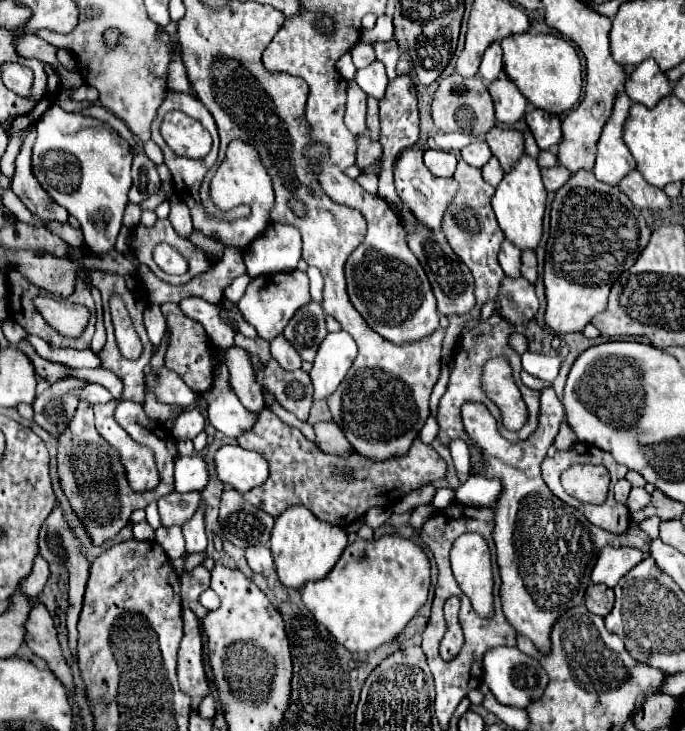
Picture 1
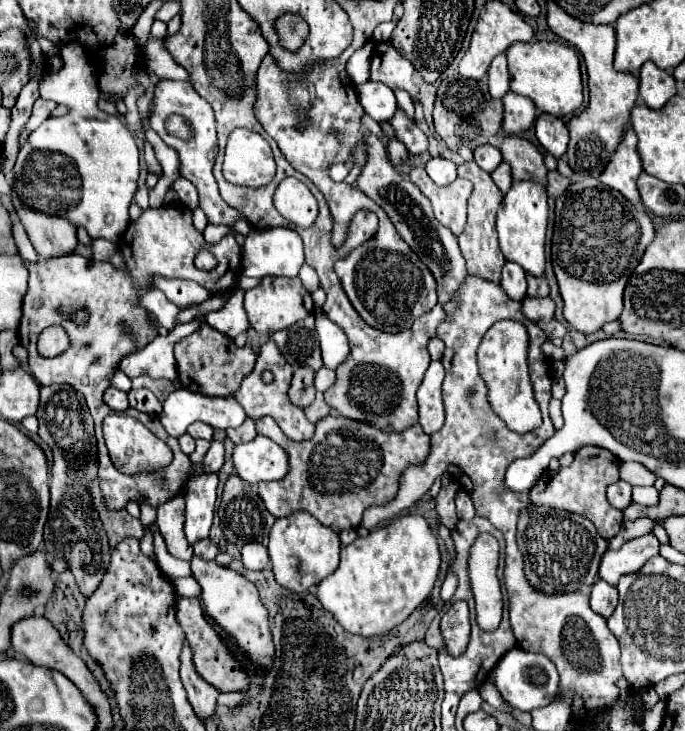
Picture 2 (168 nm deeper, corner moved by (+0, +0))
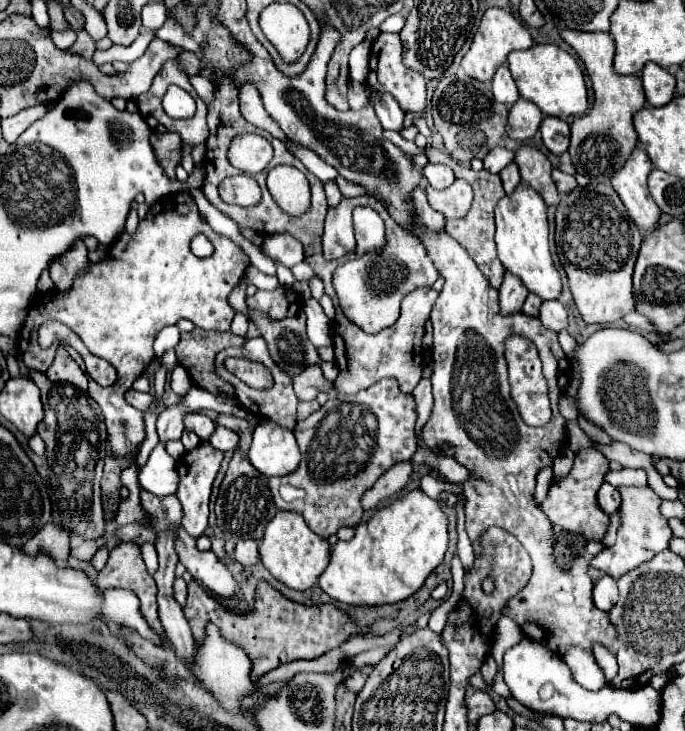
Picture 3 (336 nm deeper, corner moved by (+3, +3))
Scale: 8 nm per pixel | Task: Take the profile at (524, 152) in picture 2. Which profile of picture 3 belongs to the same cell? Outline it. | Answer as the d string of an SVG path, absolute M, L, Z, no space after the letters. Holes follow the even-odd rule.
M522 146L516 152L516 160L514 160L520 168L522 180L532 186L538 194L542 194L544 202L548 206L558 206L560 204L560 196L558 190L554 186L554 180L550 176L552 172L552 164L550 160L534 146Z

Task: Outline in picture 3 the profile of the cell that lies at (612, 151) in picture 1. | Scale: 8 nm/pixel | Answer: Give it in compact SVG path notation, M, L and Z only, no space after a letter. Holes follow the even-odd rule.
M638 146L632 154L632 160L628 160L628 164L624 164L624 168L612 176L614 190L618 192L630 218L640 230L652 230L662 214L648 192L646 180L650 172L652 162L648 154Z

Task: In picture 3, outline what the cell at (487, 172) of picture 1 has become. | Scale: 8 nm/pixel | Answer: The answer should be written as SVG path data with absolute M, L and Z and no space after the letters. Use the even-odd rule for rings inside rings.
M514 162L508 164L508 168L504 168L504 170L500 172L500 178L502 178L502 184L504 184L506 194L514 192L516 186L522 182L522 178L520 178L520 170L518 170L518 166L516 166Z

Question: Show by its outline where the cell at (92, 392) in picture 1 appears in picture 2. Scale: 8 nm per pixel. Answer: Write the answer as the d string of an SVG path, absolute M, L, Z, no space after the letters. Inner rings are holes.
M105 389L103 393L103 401L113 409L113 411L123 411L129 407L129 401L127 401L127 393L119 391L119 389Z

